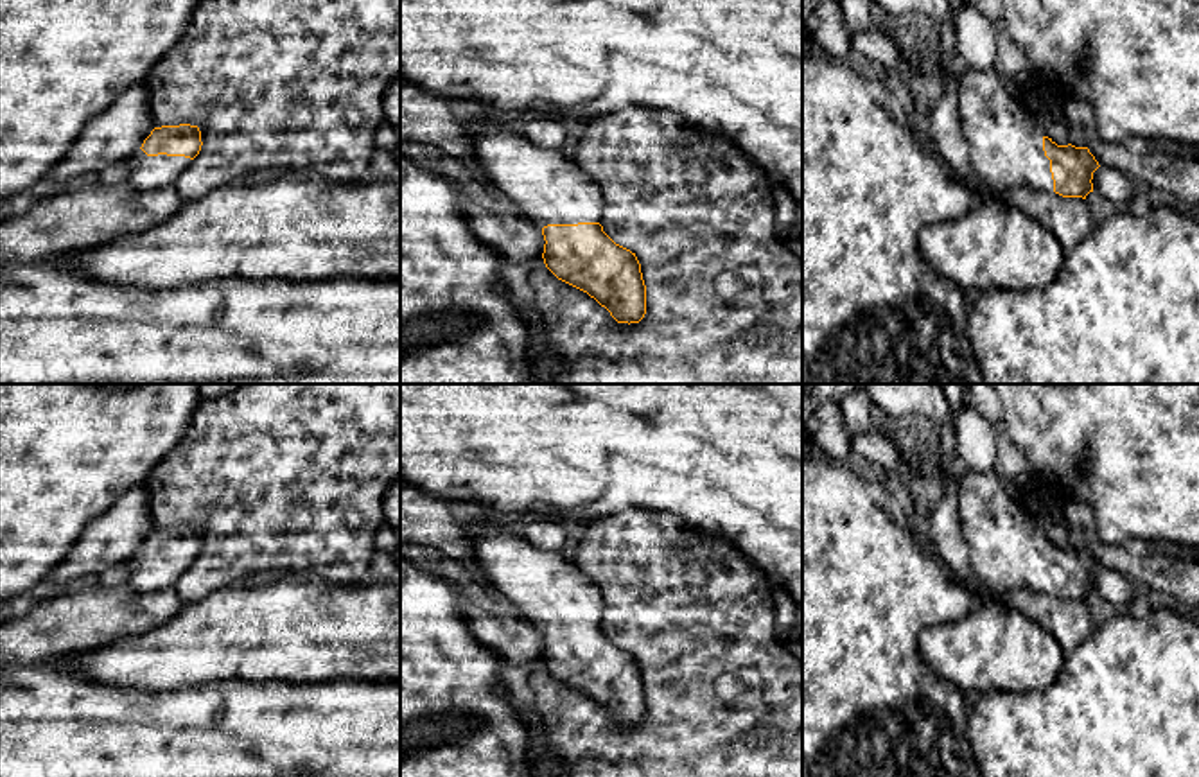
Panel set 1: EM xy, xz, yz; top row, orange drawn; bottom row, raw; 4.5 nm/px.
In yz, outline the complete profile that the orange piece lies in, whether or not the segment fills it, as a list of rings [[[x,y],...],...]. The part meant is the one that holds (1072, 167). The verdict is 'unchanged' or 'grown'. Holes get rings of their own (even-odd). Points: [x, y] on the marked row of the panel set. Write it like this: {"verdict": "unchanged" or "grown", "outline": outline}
{"verdict": "grown", "outline": [[[967,68],[958,83],[958,104],[969,162],[985,187],[1000,194],[1030,188],[1082,199],[1093,192],[1093,172],[1100,165],[1090,149],[1072,144],[1057,145],[1045,136],[1021,102],[1007,93],[994,68]]]}

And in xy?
{"verdict": "grown", "outline": [[[197,126],[154,127],[138,153],[126,162],[126,179],[138,190],[160,190],[176,185],[190,162],[201,151]]]}

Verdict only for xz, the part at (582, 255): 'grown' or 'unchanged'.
grown

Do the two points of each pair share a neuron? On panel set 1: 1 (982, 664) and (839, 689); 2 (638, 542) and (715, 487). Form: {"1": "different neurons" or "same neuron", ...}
{"1": "different neurons", "2": "different neurons"}

